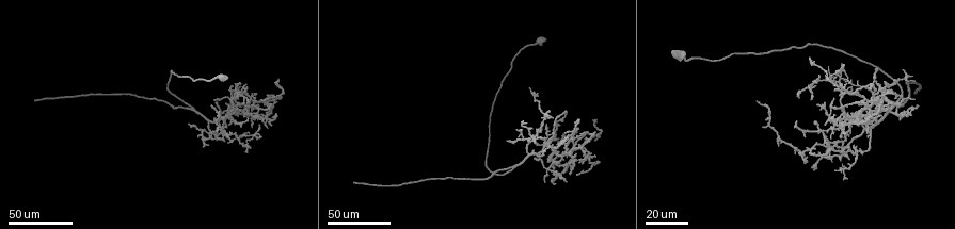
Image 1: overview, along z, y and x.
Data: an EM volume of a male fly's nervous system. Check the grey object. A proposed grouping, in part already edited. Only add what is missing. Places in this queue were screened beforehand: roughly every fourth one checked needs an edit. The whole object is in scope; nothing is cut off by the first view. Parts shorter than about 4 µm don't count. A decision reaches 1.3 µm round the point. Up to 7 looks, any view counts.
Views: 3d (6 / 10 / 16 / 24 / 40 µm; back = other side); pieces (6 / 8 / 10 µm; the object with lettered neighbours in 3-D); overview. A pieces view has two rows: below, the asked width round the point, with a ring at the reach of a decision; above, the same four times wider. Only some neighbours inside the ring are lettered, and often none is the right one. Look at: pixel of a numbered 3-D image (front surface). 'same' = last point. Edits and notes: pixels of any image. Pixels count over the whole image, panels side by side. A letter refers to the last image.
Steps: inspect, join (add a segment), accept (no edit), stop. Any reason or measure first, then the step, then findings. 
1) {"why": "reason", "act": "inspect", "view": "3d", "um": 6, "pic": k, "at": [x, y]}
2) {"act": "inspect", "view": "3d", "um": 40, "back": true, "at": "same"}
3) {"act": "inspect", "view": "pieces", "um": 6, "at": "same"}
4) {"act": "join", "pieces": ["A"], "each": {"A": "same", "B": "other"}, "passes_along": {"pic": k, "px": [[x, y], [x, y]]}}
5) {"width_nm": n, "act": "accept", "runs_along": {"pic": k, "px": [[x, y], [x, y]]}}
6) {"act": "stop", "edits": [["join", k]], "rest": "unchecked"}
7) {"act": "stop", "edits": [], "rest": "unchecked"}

{"why": "branch stops here", "act": "inspect", "view": "3d", "um": 40, "pic": 1, "at": [579, 143]}

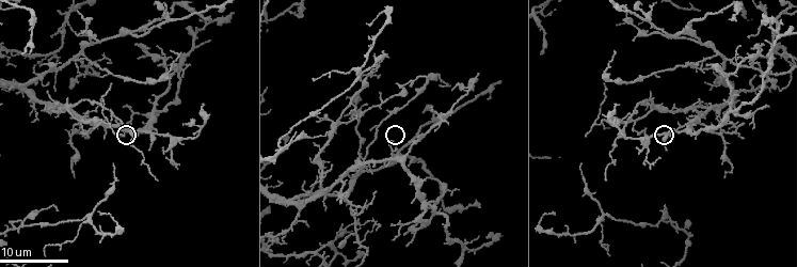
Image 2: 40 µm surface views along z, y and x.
{"why": "see the neighbours", "act": "inspect", "view": "pieces", "um": 6, "pic": 2, "at": [121, 133]}

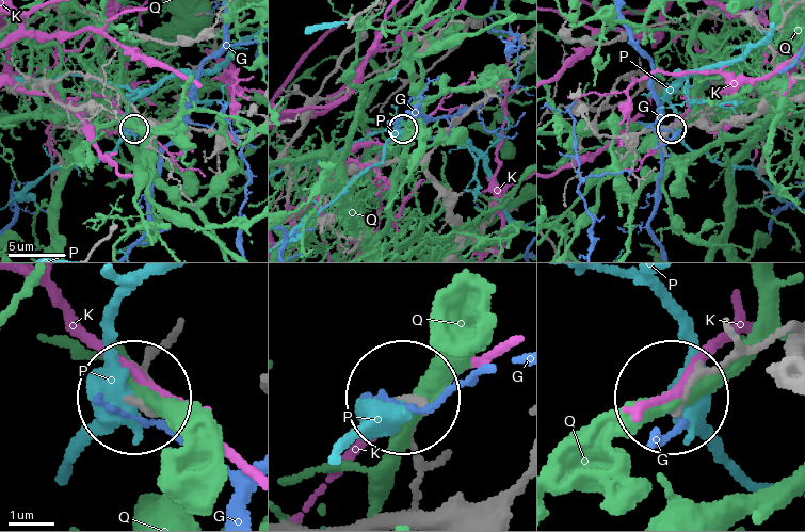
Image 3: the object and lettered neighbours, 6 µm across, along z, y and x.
{"act": "accept", "each": {"G": "other", "K": "other", "P": "other", "Q": "other"}, "found": "none of them fits"}

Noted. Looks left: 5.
{"why": "free end", "act": "inspect", "view": "3d", "um": 16, "pic": 2, "at": [422, 112]}

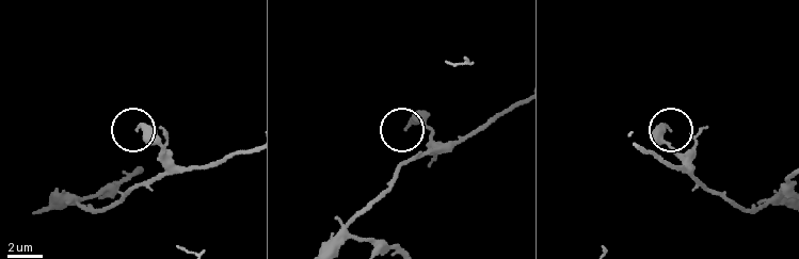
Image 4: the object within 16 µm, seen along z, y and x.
{"act": "inspect", "view": "pieces", "um": 10, "pic": 4, "at": [139, 126]}

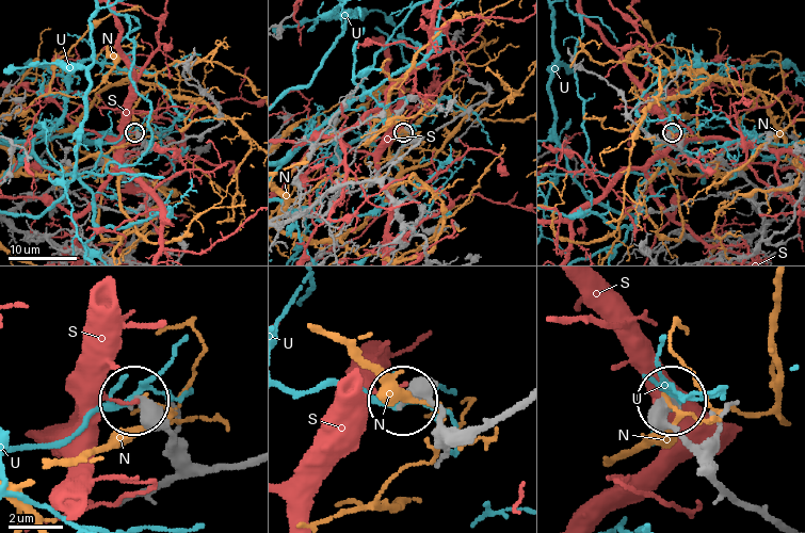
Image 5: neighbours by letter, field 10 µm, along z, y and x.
{"width_nm": 240, "act": "accept", "each": {"N": "other", "S": "other", "U": "other"}, "runs_along": {"pic": 5, "px": [[765, 517], [739, 503], [681, 439], [667, 412], [673, 400]]}, "found": "no lettered segment goes on from it"}

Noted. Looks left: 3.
{"why": "branch stops here", "act": "inspect", "view": "3d", "um": 40, "pic": 1, "at": [34, 99]}

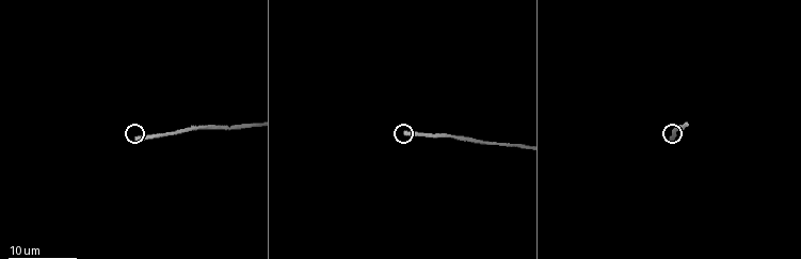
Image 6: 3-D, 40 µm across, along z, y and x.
{"why": "what lies round it", "act": "inspect", "view": "pieces", "um": 10, "pic": 6, "at": [404, 132]}

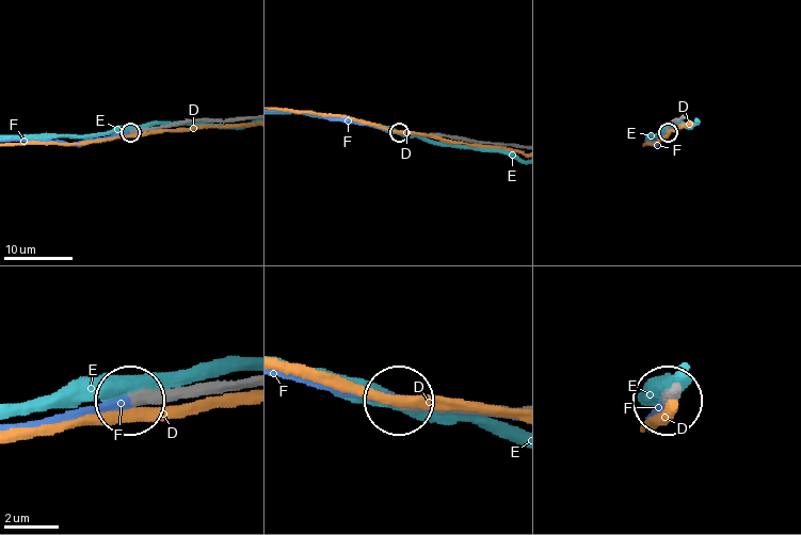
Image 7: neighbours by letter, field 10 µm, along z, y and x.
{"act": "join", "pieces": ["F"], "each": {"D": "other", "E": "other", "F": "same"}, "passes_along": {"pic": 7, "px": [[206, 385], [147, 391], [16, 426]]}, "found": "the cell continues"}

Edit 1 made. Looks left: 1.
{"act": "stop", "edits": [["join", 7]], "rest": "unchecked"}

